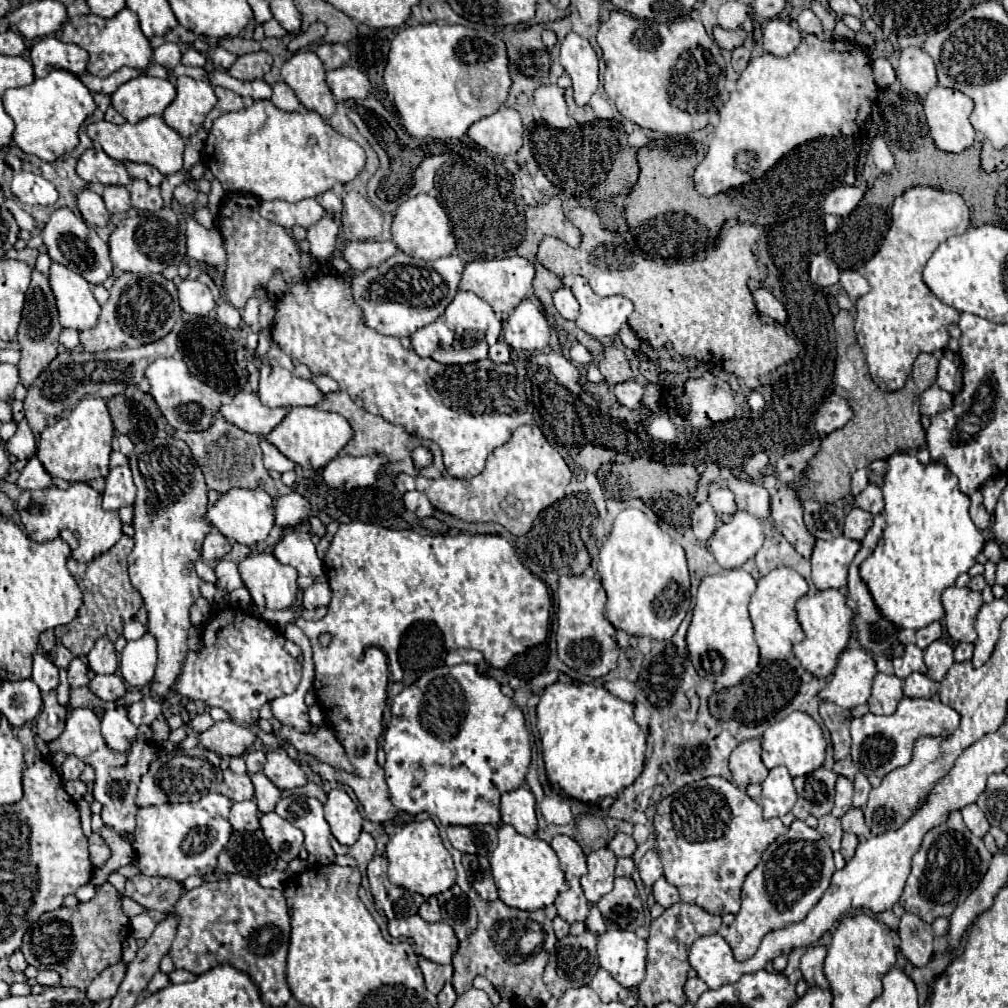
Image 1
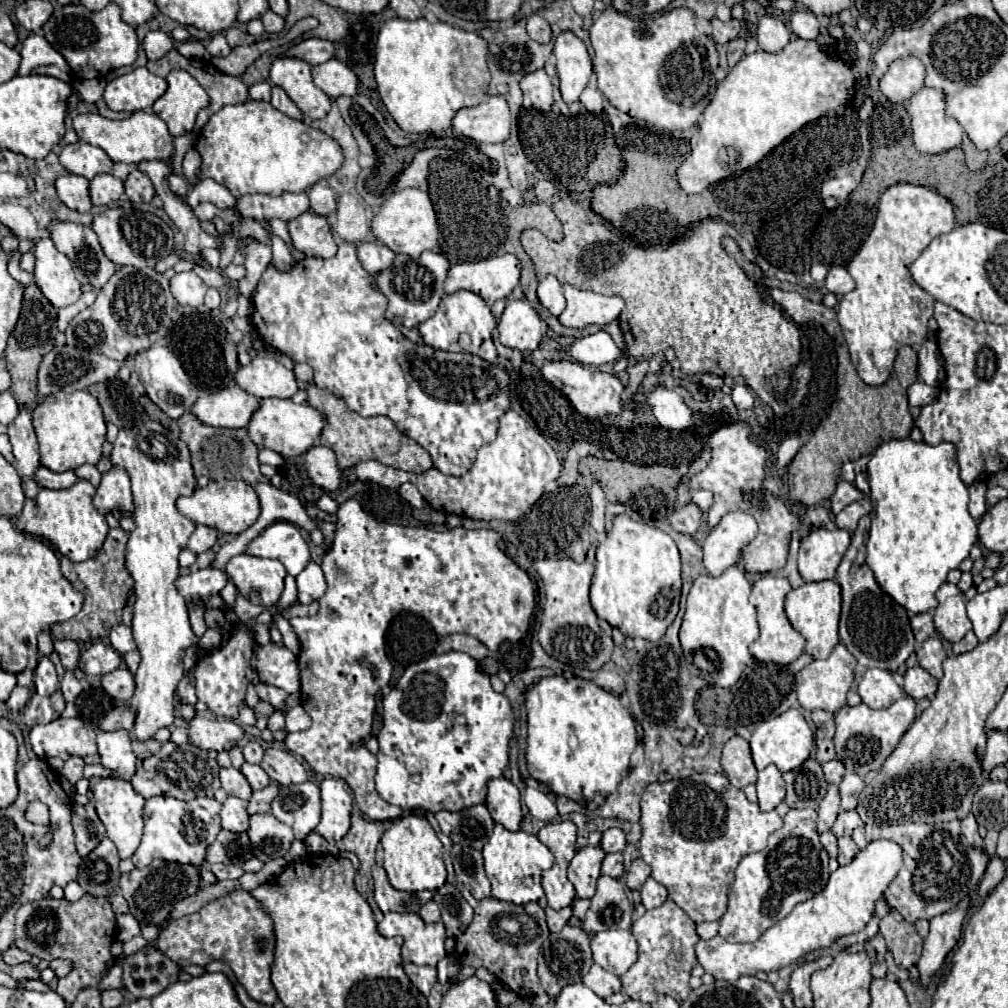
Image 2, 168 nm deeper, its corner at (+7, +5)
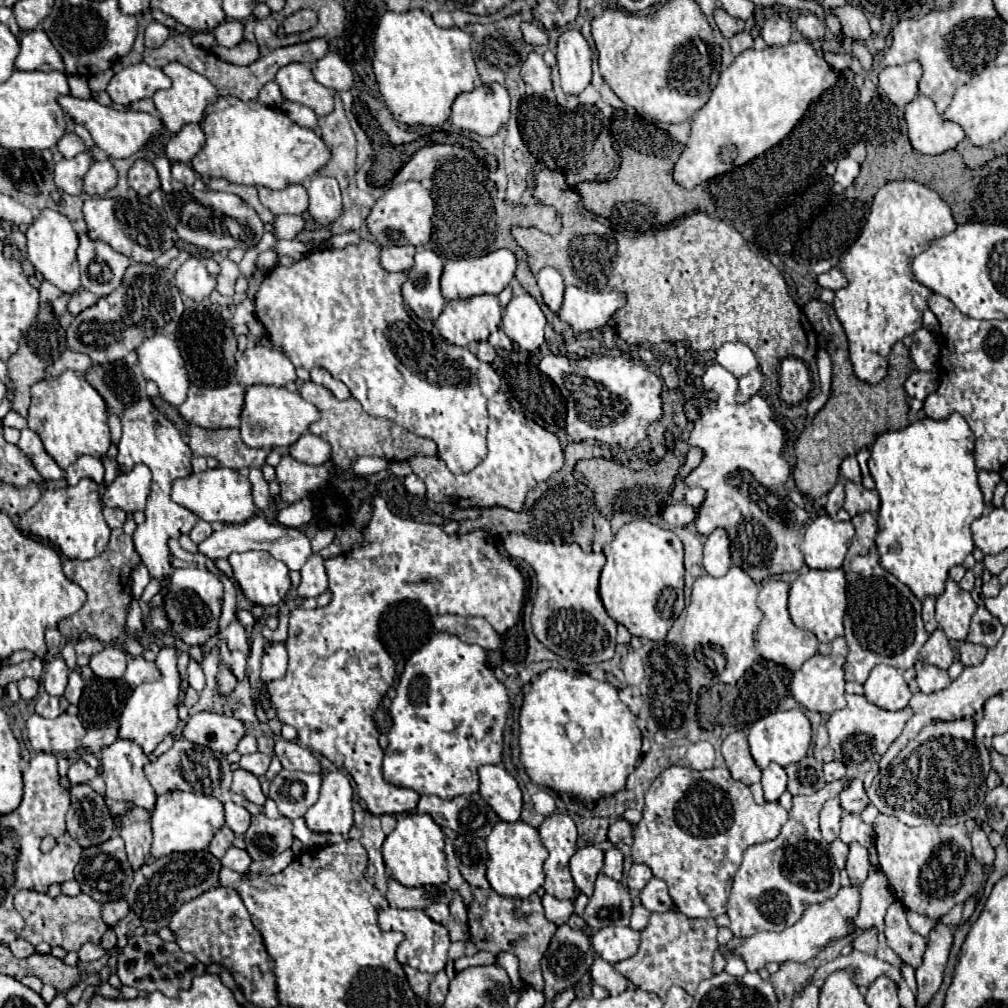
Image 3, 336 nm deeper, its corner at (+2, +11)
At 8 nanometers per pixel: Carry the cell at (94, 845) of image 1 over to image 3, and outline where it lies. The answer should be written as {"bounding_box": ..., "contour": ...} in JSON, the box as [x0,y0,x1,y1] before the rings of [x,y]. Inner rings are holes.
{"bounding_box":[67,784,113,848],"contour":[[[87,784],[69,788],[71,806],[67,812],[67,832],[79,846],[89,848],[103,844],[113,836],[113,820],[101,794]]]}

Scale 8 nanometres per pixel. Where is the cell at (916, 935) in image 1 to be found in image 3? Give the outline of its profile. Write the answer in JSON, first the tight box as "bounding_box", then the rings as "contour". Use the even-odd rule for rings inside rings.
{"bounding_box":[885,902,927,968],"contour":[[[893,902],[885,914],[885,938],[889,948],[909,966],[917,968],[923,960],[927,940],[915,934],[905,918],[905,908],[899,902]]]}

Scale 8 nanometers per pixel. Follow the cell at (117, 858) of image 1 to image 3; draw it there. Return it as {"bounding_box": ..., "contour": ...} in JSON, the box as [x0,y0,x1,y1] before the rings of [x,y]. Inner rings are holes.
{"bounding_box":[75,834,133,904],"contour":[[[115,834],[113,838],[109,838],[107,842],[99,844],[99,846],[85,848],[81,854],[81,860],[75,868],[75,880],[81,884],[81,892],[89,894],[95,902],[107,904],[107,902],[125,898],[129,892],[129,886],[133,882],[133,870],[131,870],[127,856],[125,856],[123,840]]]}

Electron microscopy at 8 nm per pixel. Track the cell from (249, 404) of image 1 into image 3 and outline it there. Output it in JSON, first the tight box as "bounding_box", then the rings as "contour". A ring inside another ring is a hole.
{"bounding_box":[177,384,245,428],"contour":[[[227,384],[221,388],[191,386],[185,404],[177,410],[189,424],[201,428],[237,428],[243,396],[245,388],[241,384]]]}

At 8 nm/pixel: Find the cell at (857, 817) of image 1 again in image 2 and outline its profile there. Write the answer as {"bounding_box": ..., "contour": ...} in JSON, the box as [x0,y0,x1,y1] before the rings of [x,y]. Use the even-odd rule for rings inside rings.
{"bounding_box":[832,810,866,848],"contour":[[[842,810],[832,826],[832,832],[836,836],[850,836],[858,848],[866,846],[866,836],[864,836],[864,822],[856,814],[856,810]]]}

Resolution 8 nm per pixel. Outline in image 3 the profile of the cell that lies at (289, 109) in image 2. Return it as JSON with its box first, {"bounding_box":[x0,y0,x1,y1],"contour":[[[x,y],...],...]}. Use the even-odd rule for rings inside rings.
{"bounding_box":[283,102,317,128],"contour":[[[283,102],[283,112],[297,124],[301,124],[303,128],[317,128],[317,114],[307,108],[307,106],[301,106],[301,104],[295,104],[295,102]]]}

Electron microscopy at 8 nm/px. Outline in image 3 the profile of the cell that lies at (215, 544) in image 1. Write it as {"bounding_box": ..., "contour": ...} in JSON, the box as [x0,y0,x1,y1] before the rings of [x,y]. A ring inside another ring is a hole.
{"bounding_box":[189,520,213,544],"contour":[[[199,520],[199,522],[195,524],[195,528],[191,530],[189,538],[191,538],[195,544],[199,544],[199,542],[203,542],[205,538],[209,538],[211,532],[213,532],[213,530],[211,530],[211,524],[205,522],[205,520]]]}

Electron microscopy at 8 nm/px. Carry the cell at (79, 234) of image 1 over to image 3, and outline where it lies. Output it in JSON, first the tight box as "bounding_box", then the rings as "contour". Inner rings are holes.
{"bounding_box":[77,232,131,296],"contour":[[[85,232],[79,234],[77,258],[81,264],[81,286],[97,296],[109,296],[119,288],[131,260],[115,252],[109,244],[91,240]]]}

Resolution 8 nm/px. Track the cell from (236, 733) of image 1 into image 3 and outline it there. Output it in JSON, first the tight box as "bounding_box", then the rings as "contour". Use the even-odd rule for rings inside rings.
{"bounding_box":[183,712,245,754],"contour":[[[199,712],[191,716],[183,728],[183,738],[187,738],[189,742],[219,750],[223,754],[233,752],[243,736],[245,726],[241,720],[215,712]]]}

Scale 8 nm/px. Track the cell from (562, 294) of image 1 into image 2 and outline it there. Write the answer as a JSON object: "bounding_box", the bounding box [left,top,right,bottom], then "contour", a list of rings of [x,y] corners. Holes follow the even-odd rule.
{"bounding_box":[538,276,566,316],"contour":[[[546,276],[540,280],[538,298],[540,298],[542,306],[546,306],[550,310],[552,316],[560,316],[564,312],[566,298],[562,292],[562,284],[554,276]]]}

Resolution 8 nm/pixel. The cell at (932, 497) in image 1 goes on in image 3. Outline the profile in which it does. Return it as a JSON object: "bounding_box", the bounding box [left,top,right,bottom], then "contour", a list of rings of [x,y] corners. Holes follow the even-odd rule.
{"bounding_box":[867,412,985,600],"contour":[[[957,412],[945,420],[925,416],[903,430],[883,432],[871,446],[871,458],[867,464],[875,480],[875,490],[881,498],[877,536],[881,566],[897,576],[899,582],[907,584],[919,600],[939,596],[945,590],[949,568],[963,564],[965,556],[975,548],[971,538],[971,522],[985,512],[985,504],[977,480],[973,448],[975,436],[965,418]]]}

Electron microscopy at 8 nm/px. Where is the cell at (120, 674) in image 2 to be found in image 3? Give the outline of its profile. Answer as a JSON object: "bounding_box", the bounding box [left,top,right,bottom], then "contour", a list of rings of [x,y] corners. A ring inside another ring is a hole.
{"bounding_box":[125,656,161,686],"contour":[[[143,656],[129,660],[127,674],[125,674],[125,682],[129,686],[139,686],[143,682],[153,682],[159,678],[161,678],[161,672],[157,672],[155,662],[147,662]]]}

